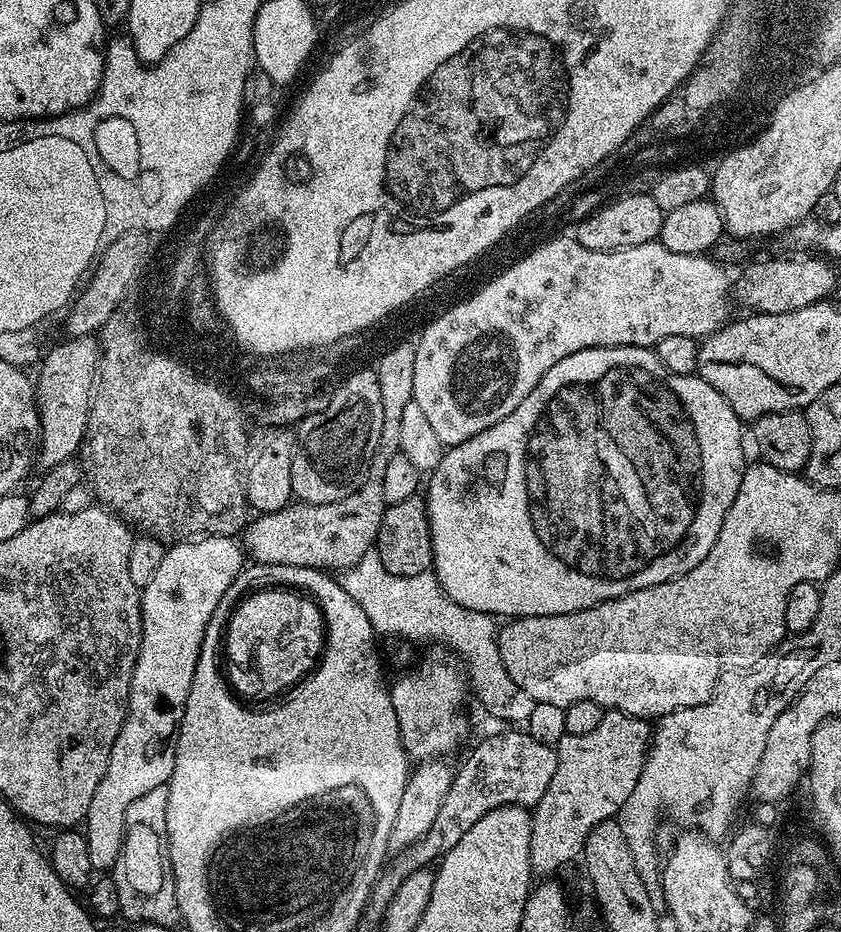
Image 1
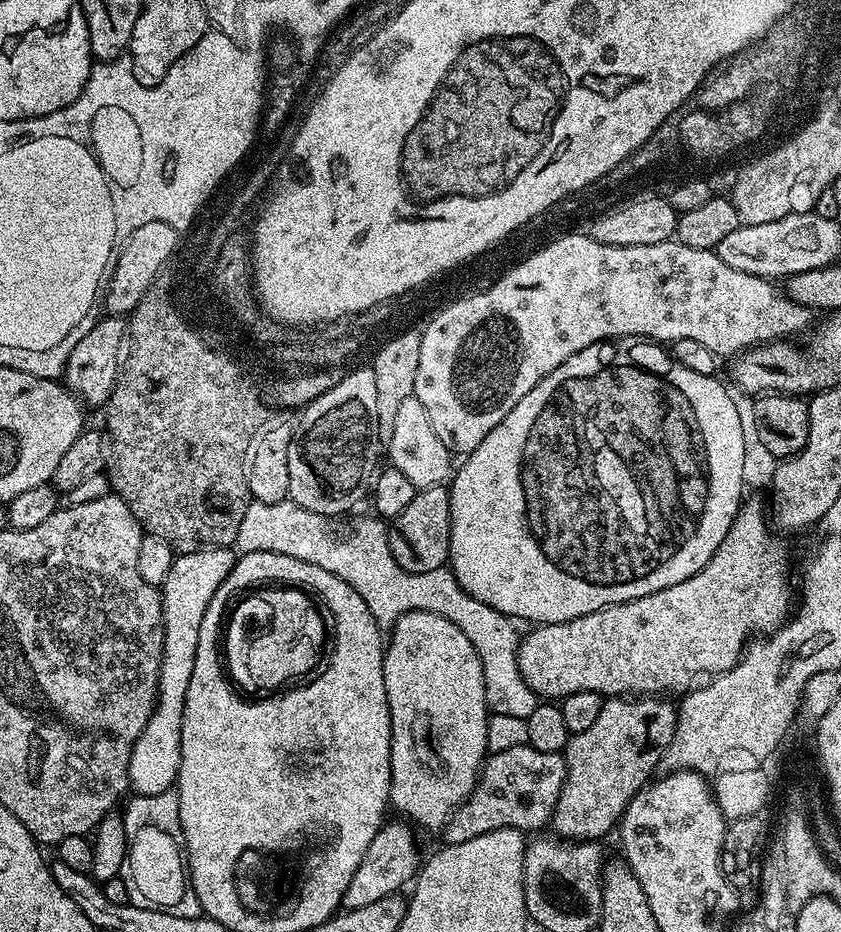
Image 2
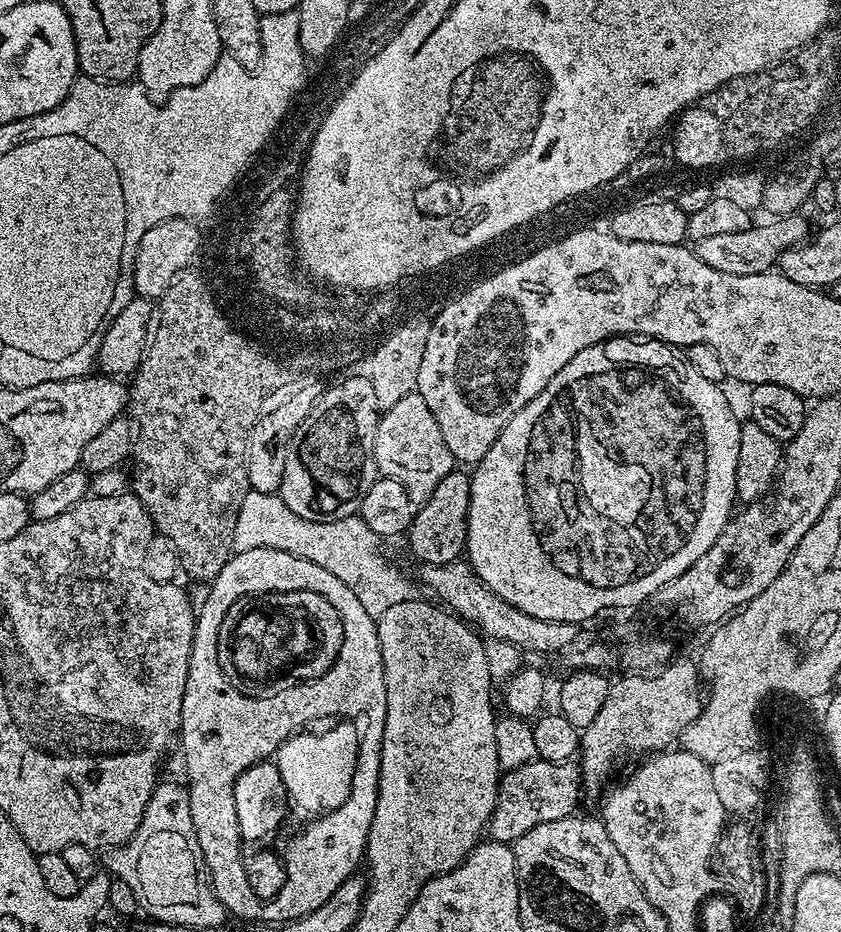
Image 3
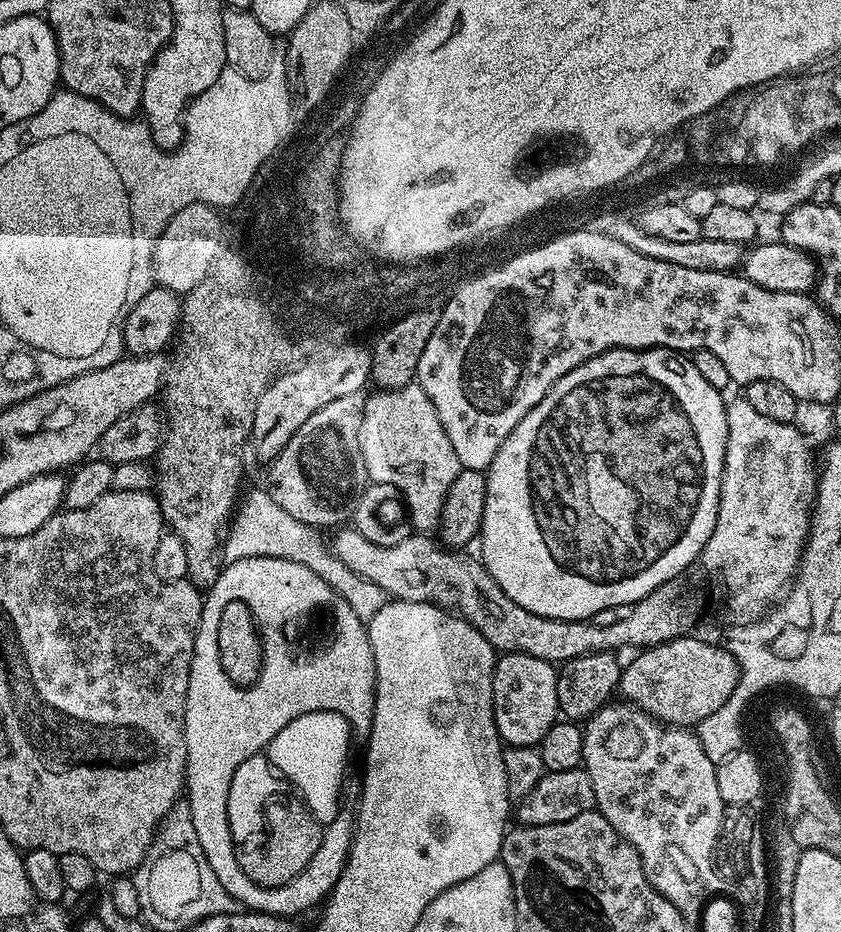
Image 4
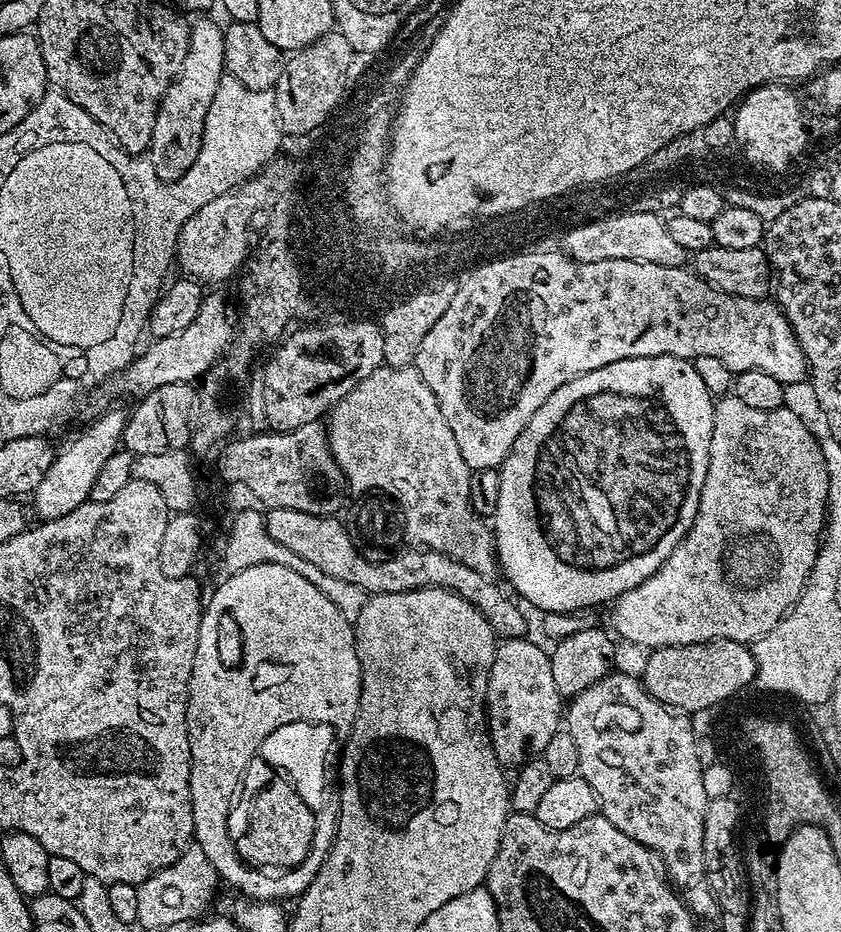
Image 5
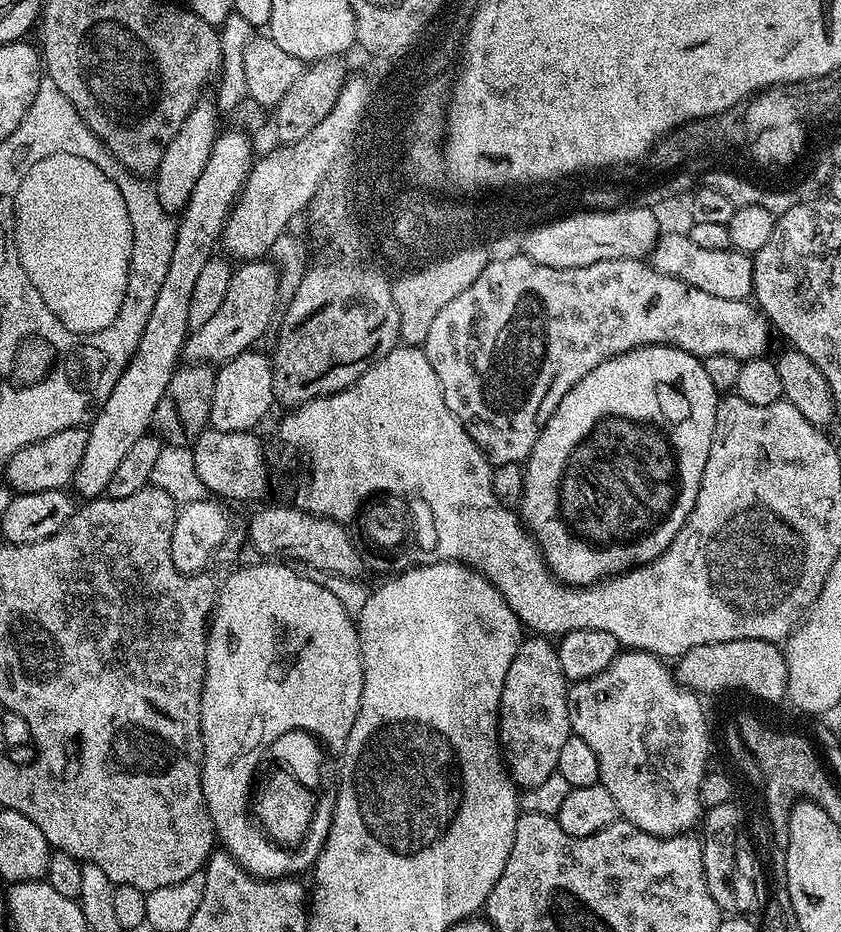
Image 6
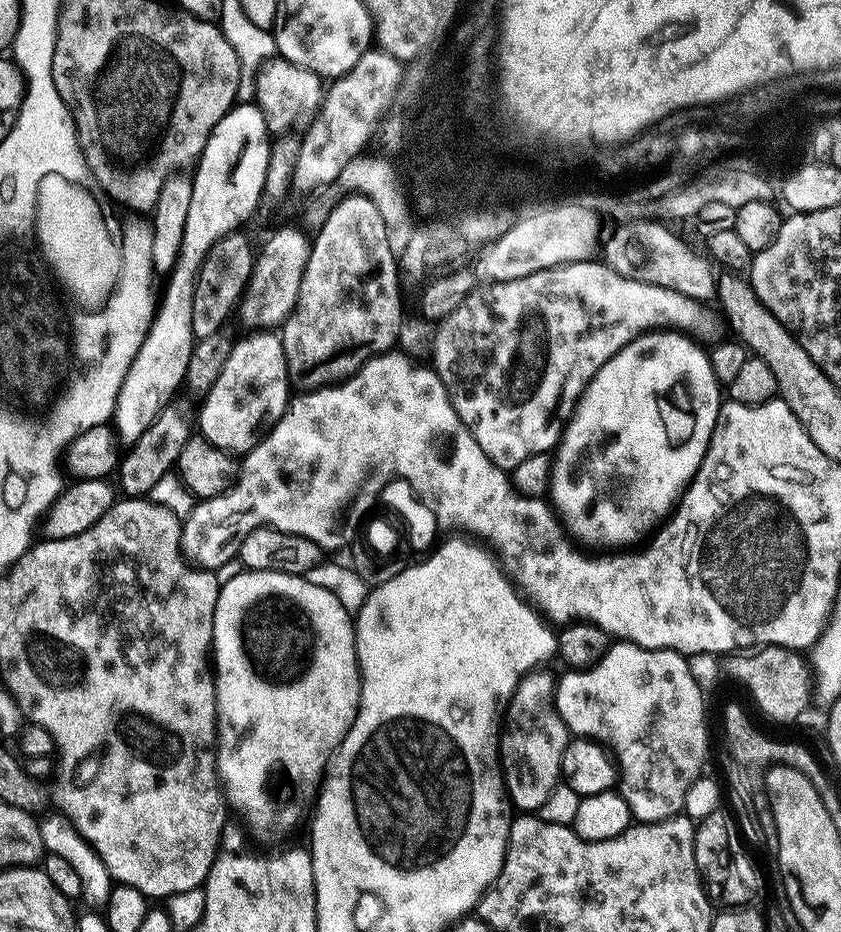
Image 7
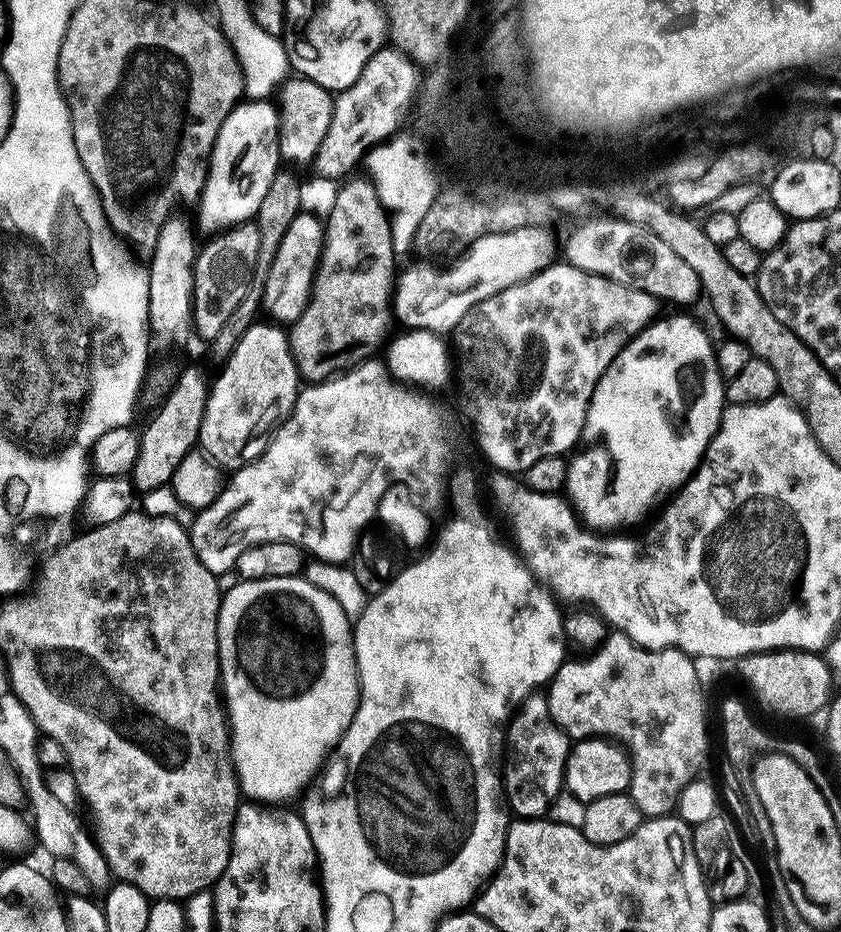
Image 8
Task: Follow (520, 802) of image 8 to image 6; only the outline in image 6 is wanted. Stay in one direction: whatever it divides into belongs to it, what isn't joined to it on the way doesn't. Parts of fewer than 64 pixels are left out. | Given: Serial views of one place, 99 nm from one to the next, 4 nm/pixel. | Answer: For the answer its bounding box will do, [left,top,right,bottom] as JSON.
[500,634,573,789]

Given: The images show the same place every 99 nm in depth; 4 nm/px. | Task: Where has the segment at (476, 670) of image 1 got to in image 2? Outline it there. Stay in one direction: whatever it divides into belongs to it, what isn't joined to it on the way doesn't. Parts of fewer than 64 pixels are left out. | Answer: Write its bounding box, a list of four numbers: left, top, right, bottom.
[234,499,538,720]

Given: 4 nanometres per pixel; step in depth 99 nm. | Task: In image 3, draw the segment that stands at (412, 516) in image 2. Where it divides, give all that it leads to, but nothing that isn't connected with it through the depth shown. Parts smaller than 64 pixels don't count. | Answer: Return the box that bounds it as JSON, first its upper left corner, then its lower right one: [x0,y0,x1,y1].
[406,470,470,566]

